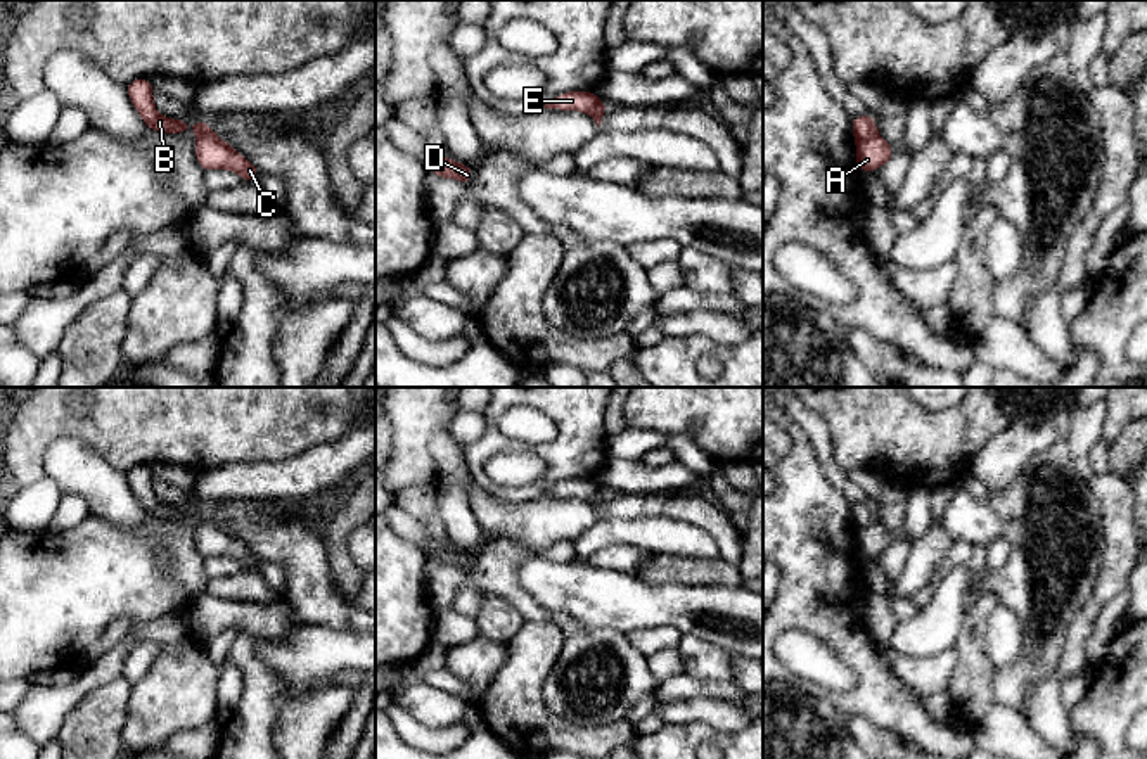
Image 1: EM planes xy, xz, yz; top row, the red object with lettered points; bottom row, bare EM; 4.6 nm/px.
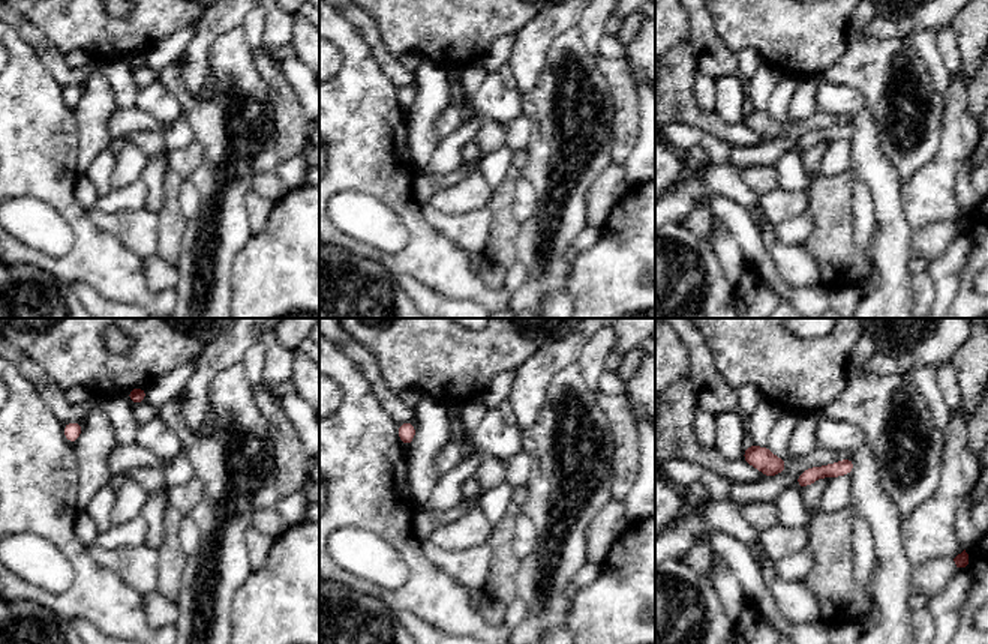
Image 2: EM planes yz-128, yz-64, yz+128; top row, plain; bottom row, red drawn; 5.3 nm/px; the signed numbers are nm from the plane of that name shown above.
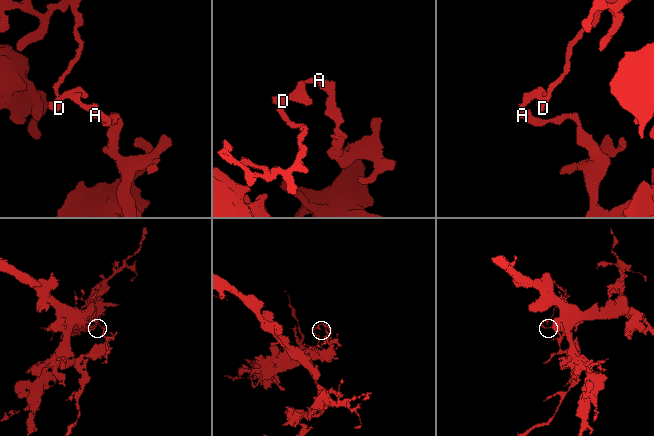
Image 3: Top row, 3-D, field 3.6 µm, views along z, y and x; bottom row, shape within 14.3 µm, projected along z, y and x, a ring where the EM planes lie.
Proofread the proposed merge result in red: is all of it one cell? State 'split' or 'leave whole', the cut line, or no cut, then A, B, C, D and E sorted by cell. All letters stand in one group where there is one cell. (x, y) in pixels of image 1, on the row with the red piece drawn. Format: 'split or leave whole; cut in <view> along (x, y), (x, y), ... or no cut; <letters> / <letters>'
split; cut in yz along (876, 130), (857, 142); A C / B D E

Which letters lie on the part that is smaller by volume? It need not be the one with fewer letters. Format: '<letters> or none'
B, D, E

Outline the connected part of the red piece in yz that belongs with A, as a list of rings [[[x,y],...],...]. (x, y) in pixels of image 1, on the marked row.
[[[877,131],[863,142],[856,142],[856,166],[862,173],[884,166],[893,156],[893,147]]]

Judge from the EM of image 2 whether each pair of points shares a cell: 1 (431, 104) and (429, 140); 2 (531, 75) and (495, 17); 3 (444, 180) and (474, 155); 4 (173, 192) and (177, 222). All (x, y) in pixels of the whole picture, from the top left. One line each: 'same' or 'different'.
1: same
2: different
3: same
4: same

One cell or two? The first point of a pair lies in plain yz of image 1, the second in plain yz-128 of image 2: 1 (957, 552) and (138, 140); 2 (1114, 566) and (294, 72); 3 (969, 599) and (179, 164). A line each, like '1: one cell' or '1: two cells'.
1: one cell
2: two cells
3: two cells

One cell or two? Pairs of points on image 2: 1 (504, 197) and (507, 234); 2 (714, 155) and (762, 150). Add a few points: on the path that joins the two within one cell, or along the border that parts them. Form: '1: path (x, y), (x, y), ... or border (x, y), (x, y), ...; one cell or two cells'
1: path (504, 206), (504, 225); one cell
2: border (732, 147), (727, 161); two cells

